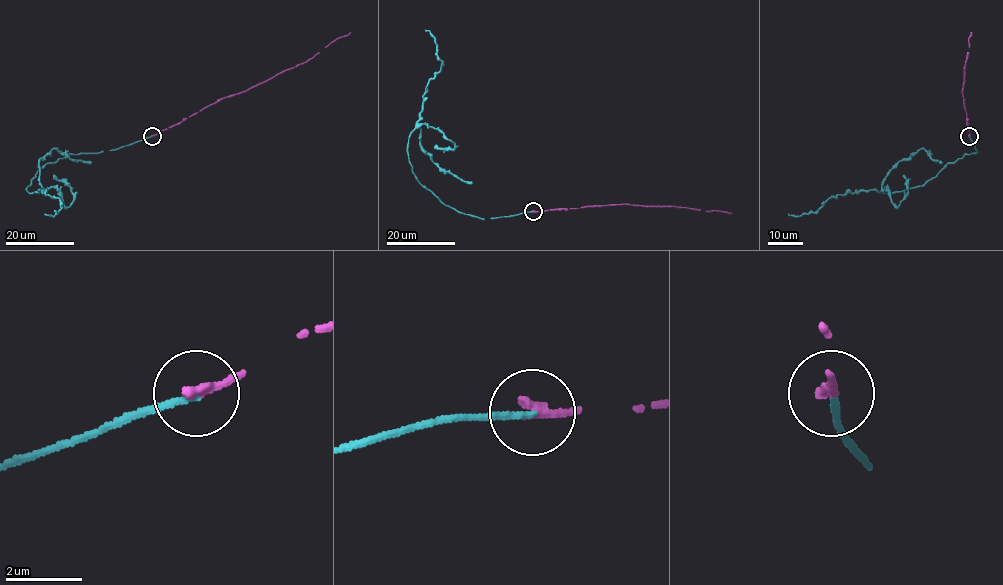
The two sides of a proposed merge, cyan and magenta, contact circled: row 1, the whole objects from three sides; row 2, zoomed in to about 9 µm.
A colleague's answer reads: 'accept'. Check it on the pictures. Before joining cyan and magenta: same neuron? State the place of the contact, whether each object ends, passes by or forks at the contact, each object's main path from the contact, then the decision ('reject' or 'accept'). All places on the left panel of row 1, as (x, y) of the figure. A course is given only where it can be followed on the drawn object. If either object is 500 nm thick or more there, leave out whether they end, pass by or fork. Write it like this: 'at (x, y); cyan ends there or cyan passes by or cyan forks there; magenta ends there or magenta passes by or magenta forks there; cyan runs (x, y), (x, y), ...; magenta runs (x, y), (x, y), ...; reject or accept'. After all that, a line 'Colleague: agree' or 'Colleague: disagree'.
at (152, 136); cyan ends there; magenta ends there; cyan runs (153, 136), (111, 150), (68, 154), (44, 165), (26, 188), (57, 197), (62, 208), (53, 216), (44, 214); magenta runs (153, 135), (178, 124), (220, 99), (248, 90), (305, 62), (350, 32); accept
Colleague: agree

